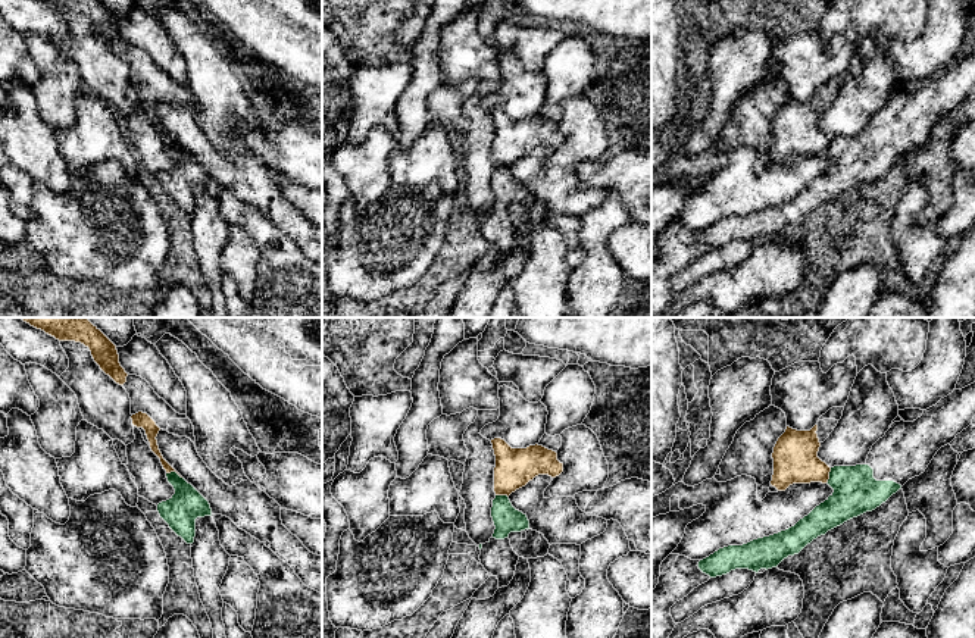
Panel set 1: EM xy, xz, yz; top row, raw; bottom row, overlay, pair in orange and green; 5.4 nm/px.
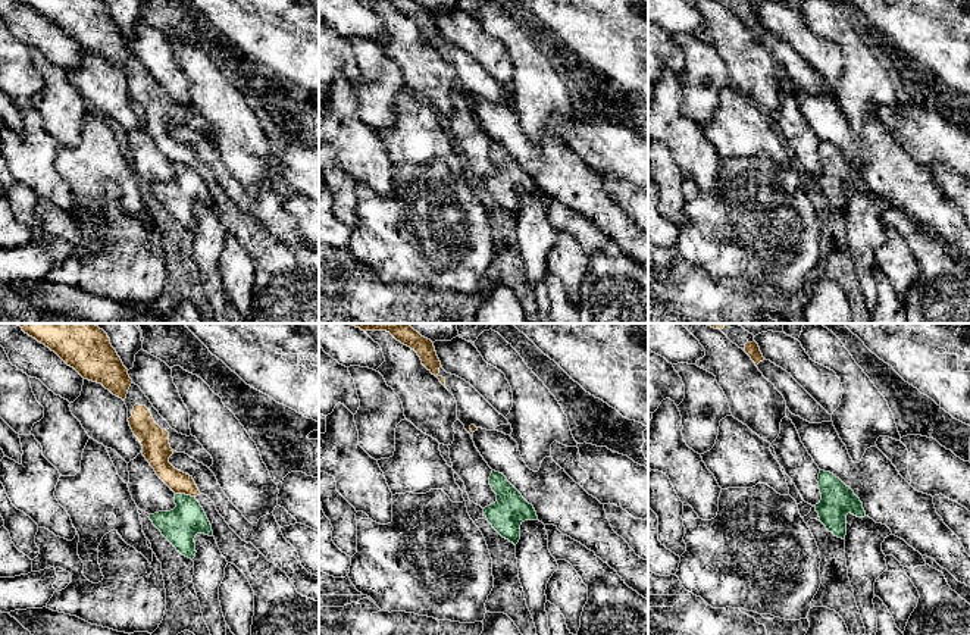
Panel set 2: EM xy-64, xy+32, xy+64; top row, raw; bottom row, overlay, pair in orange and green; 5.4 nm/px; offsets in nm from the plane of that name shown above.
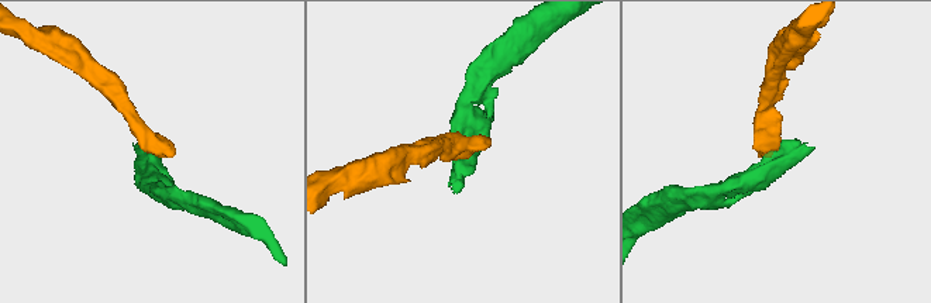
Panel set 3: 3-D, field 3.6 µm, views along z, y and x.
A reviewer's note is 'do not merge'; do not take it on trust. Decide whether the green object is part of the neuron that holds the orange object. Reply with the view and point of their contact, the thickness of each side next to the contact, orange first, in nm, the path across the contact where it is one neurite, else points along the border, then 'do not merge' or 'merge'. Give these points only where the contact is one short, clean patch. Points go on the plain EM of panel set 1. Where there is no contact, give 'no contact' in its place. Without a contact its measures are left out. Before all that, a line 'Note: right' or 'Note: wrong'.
Note: right
meets orange in xy at (174, 141); 70 nm thick on the orange side, 190 nm on the other; border along xy (166, 143), (175, 143), (181, 149); do not merge

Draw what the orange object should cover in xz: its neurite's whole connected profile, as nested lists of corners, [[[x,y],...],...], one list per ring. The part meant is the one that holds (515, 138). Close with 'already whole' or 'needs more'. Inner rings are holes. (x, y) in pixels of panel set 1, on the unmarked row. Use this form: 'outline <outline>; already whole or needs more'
outline [[[501,109],[491,110],[491,115],[496,126],[496,166],[509,168],[538,146],[556,148],[563,143],[563,134],[557,131],[557,123],[543,116],[512,119]]]; already whole

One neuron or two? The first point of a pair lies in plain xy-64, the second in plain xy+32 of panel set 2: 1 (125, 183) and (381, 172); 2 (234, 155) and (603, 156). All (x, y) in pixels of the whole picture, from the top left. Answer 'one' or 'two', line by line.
1: two
2: two

